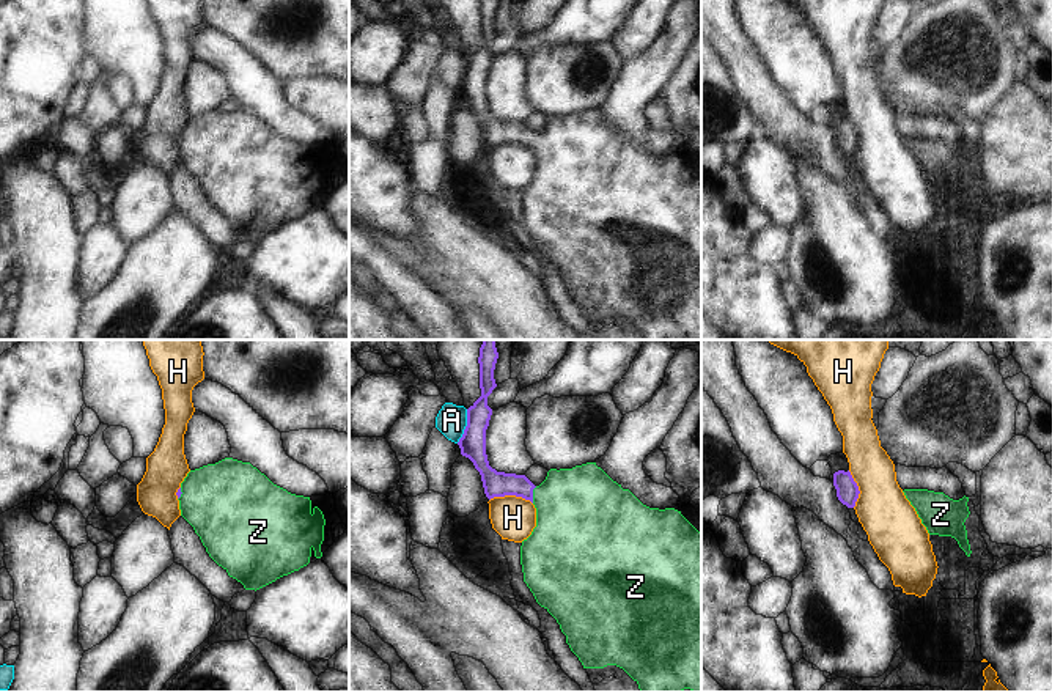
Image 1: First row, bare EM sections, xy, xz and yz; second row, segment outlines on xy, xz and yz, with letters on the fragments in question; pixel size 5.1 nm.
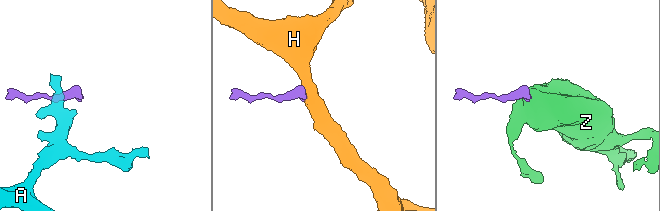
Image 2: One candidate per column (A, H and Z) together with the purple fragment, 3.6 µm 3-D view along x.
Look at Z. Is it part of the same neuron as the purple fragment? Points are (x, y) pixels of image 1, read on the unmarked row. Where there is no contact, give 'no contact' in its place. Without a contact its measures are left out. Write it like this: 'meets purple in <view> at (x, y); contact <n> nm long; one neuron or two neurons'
meets purple in xz at (532, 142); contact 90 nm long; one neuron

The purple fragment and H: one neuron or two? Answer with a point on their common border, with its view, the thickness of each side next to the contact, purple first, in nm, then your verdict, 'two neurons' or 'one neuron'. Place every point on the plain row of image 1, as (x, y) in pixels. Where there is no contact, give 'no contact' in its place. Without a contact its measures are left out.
contact xz (511, 142); calibres 130 and 220 nm; two neurons

